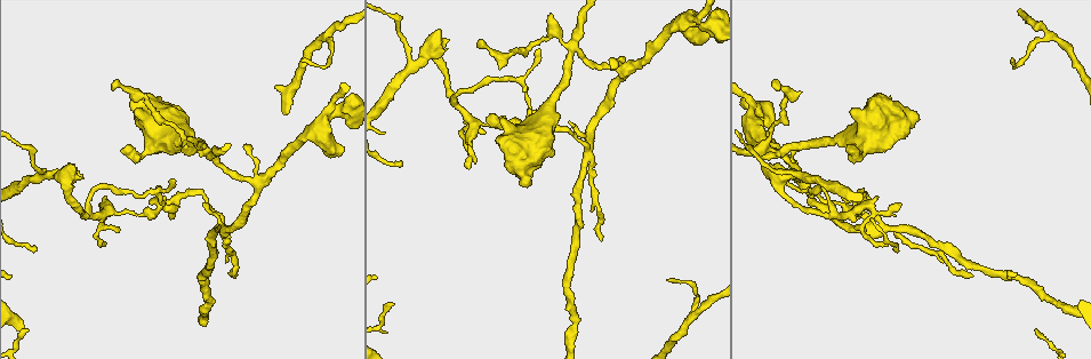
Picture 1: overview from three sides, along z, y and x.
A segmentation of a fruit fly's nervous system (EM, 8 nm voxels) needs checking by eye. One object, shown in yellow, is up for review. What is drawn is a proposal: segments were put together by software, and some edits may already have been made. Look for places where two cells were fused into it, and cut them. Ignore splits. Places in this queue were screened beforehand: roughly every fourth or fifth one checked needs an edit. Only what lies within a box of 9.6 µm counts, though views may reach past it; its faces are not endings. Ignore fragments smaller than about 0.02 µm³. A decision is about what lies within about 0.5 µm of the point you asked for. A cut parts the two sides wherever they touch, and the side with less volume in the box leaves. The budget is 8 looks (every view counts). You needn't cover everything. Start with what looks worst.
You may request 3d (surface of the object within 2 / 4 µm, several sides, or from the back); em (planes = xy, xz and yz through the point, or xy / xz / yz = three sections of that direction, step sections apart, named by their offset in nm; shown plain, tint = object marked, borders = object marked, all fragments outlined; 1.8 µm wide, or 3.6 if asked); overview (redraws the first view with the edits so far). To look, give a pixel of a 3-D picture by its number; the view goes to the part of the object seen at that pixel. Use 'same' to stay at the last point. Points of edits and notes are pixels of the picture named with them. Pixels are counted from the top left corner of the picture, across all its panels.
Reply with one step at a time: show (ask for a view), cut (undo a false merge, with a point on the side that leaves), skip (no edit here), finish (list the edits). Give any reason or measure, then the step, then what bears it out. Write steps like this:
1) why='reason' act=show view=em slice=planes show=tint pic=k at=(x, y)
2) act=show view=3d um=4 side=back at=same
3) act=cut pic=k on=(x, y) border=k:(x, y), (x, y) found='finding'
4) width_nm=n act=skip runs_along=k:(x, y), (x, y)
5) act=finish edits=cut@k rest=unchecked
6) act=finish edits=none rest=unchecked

why='two arms at a narrow angle' act=show view=em um=3.6 slice=xz step=4 show=tint pic=1 at=(872, 227)

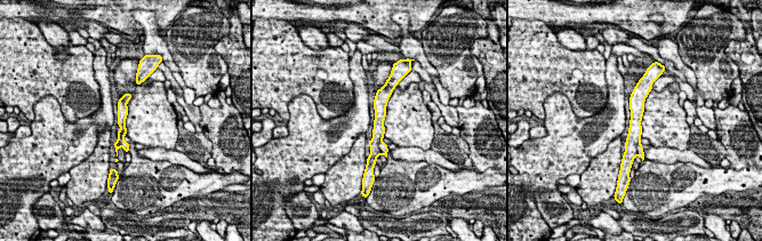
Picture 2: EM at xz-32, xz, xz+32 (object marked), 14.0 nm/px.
act=show view=em um=3.6 slice=planes show=borders at=same

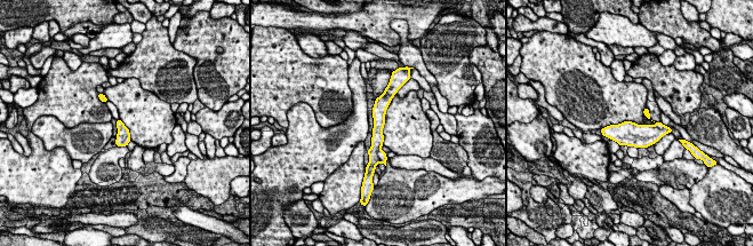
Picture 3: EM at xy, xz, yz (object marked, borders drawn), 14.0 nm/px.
act=cut pic=3 on=(382, 155) part_leaving=3:(646, 110), (646, 113), (662, 127) found='a second cell is stuck on'

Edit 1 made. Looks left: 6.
why='abrupt turn' act=show view=3d um=2 pic=1 at=(702, 22)

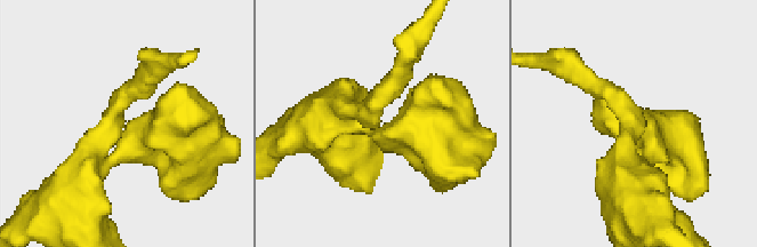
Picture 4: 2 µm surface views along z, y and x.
why='need the tissue' act=show view=em slice=planes show=plain pic=4 at=(384, 127)

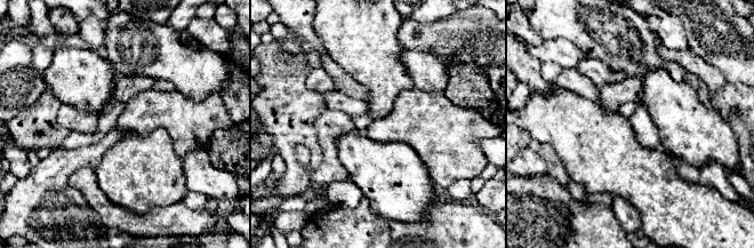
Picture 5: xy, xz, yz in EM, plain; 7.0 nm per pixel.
act=show view=em slice=planes show=tint at=same

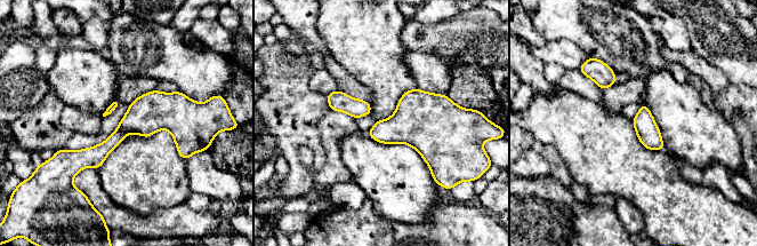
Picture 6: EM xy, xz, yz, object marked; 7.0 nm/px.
act=skip runs_along=6:(194, 118), (142, 118), (96, 156), (64, 152) found='all the same cell'

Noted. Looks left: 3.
why='sudden change in width' act=show view=em um=3.6 slice=xy step=16 show=tint pic=1 at=(526, 172)

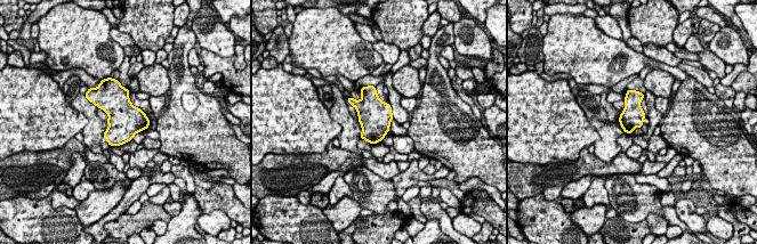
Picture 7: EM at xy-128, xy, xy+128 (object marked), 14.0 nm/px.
why='another direction' act=show view=em um=3.6 slice=planes show=borders at=same

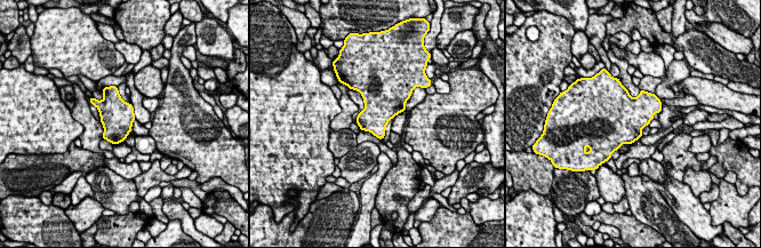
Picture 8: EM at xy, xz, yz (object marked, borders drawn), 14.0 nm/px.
act=skip found='all the same cell'

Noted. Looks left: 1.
act=finish edits=cut@3 rest=unchecked

